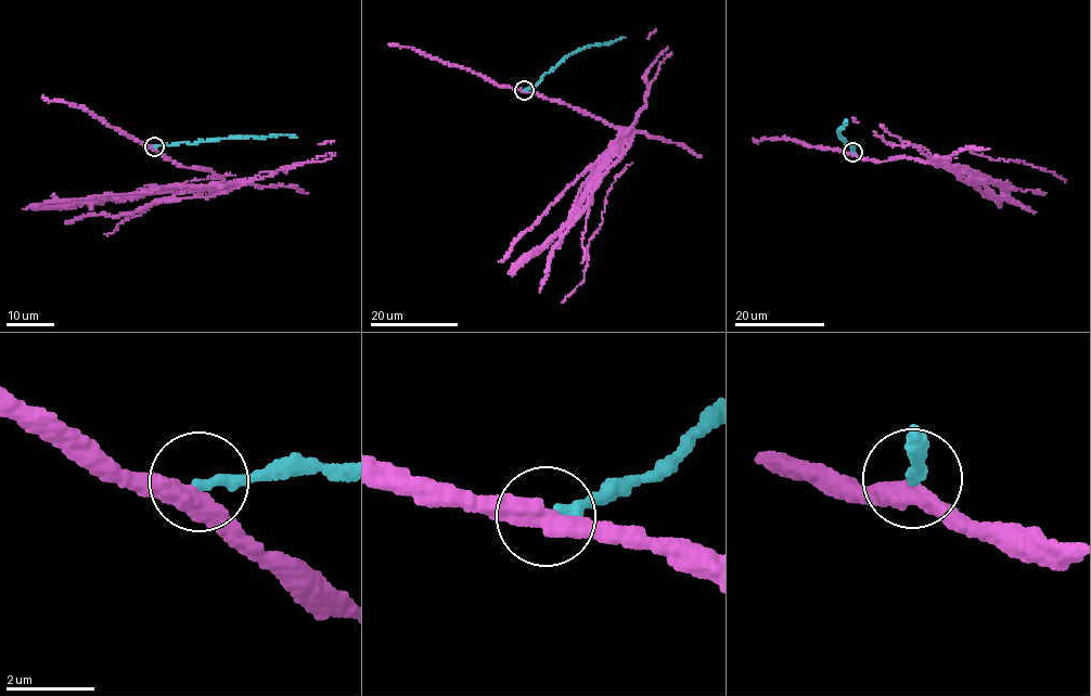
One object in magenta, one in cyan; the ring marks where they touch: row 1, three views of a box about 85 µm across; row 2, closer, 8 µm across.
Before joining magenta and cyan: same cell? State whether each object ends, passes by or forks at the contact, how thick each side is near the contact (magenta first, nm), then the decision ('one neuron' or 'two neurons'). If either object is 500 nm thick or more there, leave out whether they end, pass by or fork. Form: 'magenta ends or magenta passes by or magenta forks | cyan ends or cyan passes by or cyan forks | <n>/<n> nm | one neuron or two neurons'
magenta passes by | cyan ends | 400/280 nm | two neurons

